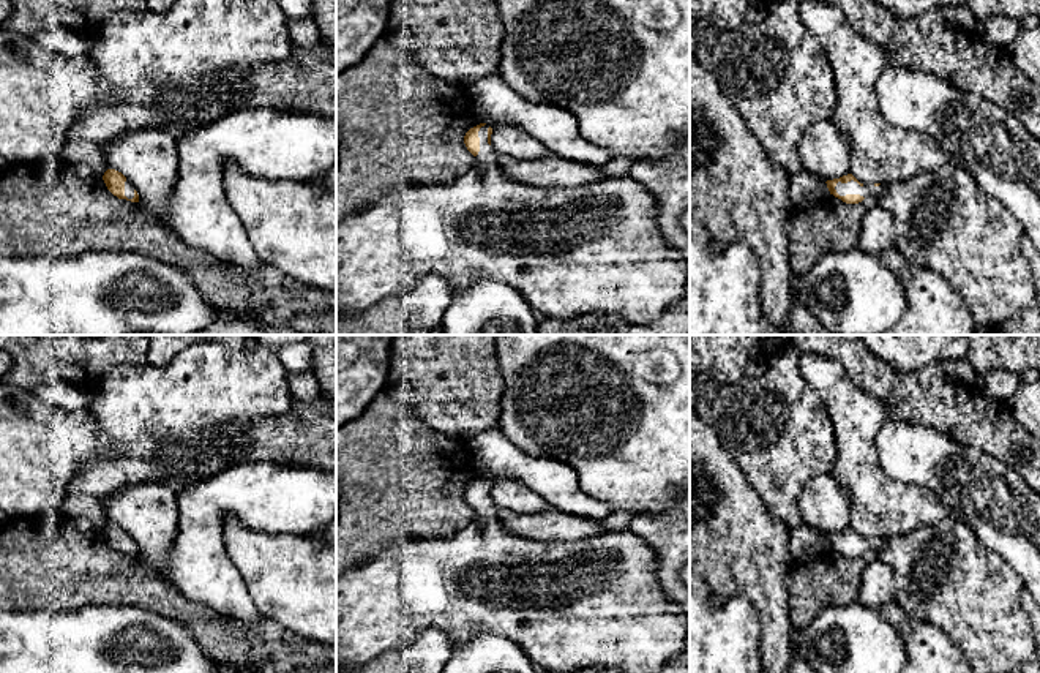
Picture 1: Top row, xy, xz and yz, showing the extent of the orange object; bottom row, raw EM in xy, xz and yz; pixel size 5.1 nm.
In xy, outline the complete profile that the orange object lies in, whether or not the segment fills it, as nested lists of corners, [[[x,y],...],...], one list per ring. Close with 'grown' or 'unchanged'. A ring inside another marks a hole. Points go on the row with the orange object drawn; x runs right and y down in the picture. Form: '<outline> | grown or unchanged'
[[[107,169],[103,175],[103,180],[107,190],[118,199],[139,202],[139,194],[136,188],[126,180],[126,177],[122,172],[115,169]]] | grown

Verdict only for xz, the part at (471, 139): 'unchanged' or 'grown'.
grown

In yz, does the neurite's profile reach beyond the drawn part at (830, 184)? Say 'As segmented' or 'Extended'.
Extended

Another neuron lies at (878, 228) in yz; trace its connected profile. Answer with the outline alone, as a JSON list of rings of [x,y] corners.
[[[874,204],[868,209],[862,221],[857,248],[873,256],[879,256],[884,250],[895,248],[895,221],[881,205]]]

